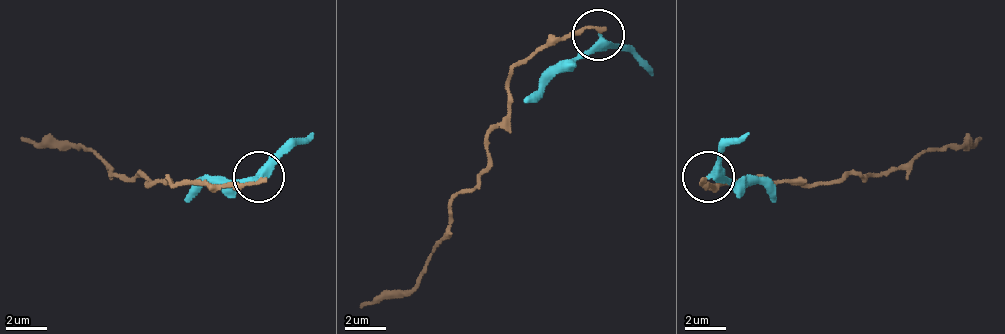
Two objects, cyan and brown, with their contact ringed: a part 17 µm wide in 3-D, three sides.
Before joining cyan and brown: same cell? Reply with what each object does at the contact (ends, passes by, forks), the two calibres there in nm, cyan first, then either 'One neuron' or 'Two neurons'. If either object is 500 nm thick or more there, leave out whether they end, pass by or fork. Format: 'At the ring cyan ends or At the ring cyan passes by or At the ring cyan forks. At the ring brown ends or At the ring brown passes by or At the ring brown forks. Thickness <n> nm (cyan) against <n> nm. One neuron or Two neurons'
At the ring cyan passes by. At the ring brown ends. Thickness 360 nm (cyan) against 200 nm. Two neurons

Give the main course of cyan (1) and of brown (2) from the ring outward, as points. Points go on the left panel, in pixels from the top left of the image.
1: (260, 178), (203, 178), (182, 198)
2: (260, 178), (239, 183), (146, 183), (110, 173), (110, 168), (90, 147), (33, 147), (23, 137)

